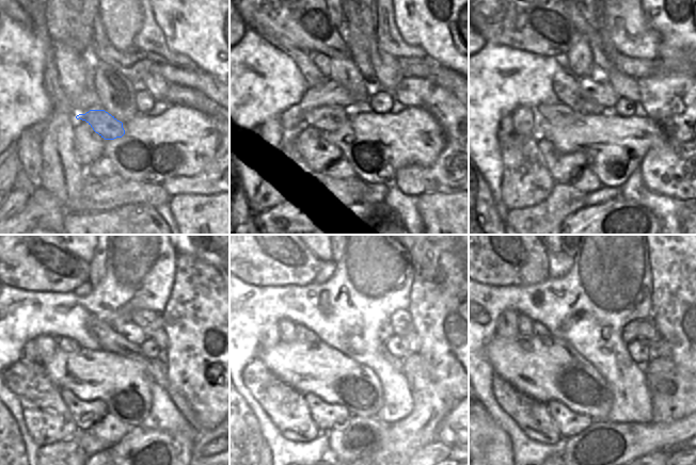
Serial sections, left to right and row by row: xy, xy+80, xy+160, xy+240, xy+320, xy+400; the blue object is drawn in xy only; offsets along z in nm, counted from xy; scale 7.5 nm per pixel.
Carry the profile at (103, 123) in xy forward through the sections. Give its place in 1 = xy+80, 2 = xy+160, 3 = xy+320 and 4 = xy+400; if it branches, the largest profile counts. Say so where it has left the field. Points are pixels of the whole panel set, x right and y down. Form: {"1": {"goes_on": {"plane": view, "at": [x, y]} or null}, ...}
{"1": {"goes_on": {"plane": "xy+80", "at": [325, 118]}}, "2": {"goes_on": {"plane": "xy+160", "at": [558, 114]}}, "3": {"goes_on": {"plane": "xy+320", "at": [302, 334]}}, "4": {"goes_on": {"plane": "xy+400", "at": [538, 329]}}}

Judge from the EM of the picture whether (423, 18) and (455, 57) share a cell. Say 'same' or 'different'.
same

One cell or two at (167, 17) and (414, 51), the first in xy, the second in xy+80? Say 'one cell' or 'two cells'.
two cells

